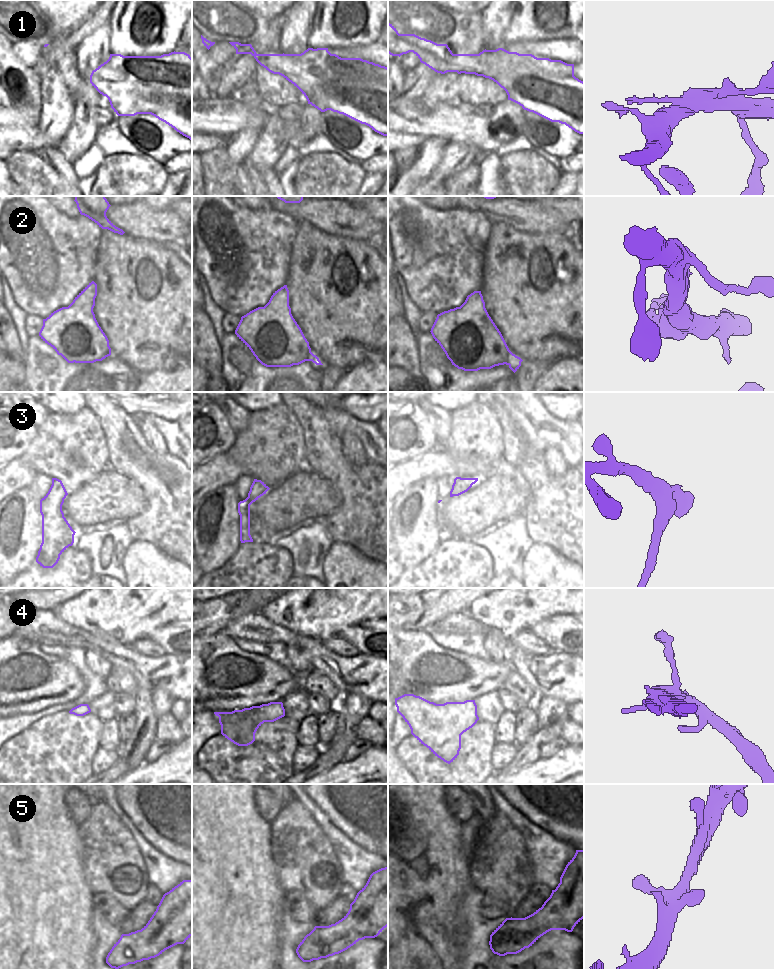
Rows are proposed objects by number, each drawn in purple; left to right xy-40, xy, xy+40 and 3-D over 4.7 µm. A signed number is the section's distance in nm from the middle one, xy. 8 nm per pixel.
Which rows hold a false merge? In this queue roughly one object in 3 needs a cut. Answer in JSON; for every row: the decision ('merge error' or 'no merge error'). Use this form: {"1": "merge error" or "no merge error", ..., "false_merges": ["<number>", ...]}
{"1": "merge error", "2": "merge error", "3": "no merge error", "4": "no merge error", "5": "no merge error", "false_merges": ["1", "2"]}

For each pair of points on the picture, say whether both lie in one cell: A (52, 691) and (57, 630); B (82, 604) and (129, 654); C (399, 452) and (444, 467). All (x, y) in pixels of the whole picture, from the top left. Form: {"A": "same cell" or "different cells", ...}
{"A": "different cells", "B": "different cells", "C": "different cells"}

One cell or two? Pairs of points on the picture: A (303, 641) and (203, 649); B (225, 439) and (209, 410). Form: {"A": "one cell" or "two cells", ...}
{"A": "two cells", "B": "one cell"}

